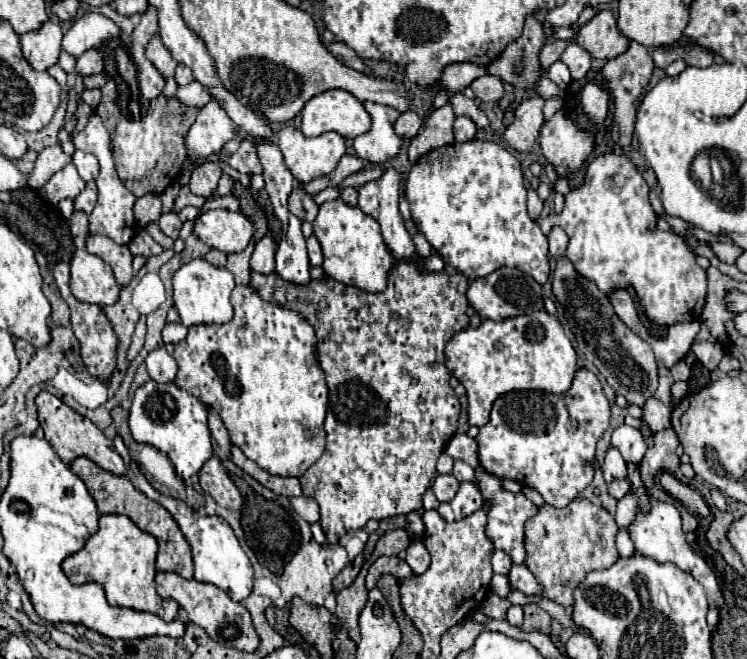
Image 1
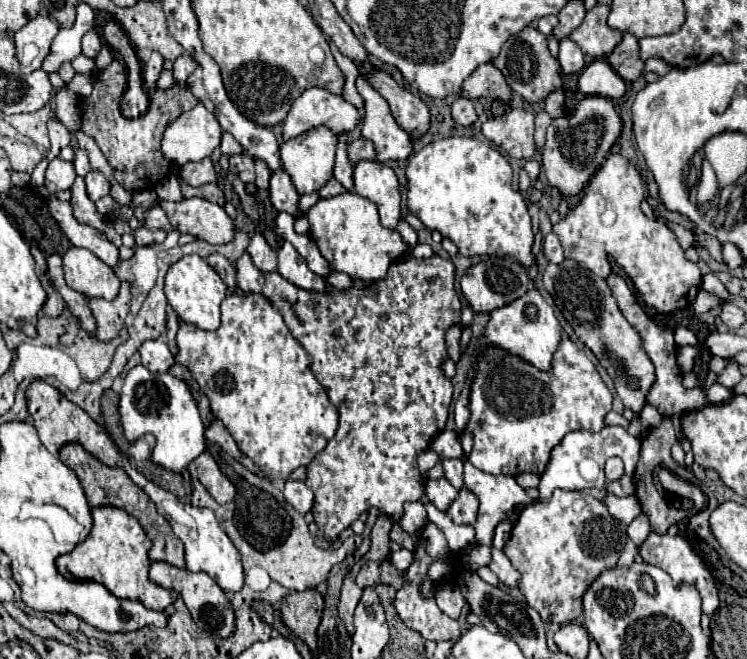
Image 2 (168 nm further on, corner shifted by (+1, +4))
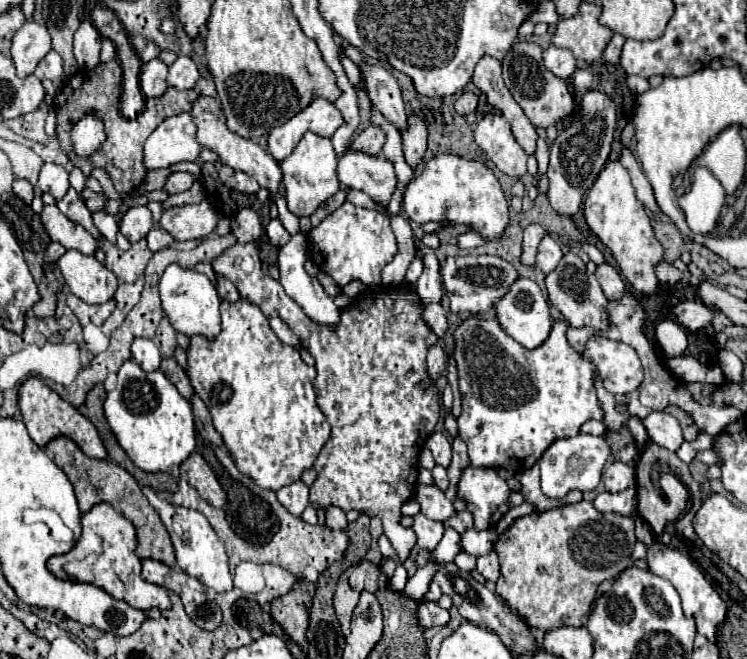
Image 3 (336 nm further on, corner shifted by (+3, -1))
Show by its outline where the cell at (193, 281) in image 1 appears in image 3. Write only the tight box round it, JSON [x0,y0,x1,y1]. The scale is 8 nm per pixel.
[160,265,220,339]

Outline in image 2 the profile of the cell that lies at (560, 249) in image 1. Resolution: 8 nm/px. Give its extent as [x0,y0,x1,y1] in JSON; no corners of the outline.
[544,232,564,264]

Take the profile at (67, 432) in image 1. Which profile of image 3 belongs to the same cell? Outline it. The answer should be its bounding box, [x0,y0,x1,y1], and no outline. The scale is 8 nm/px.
[18,377,108,459]

